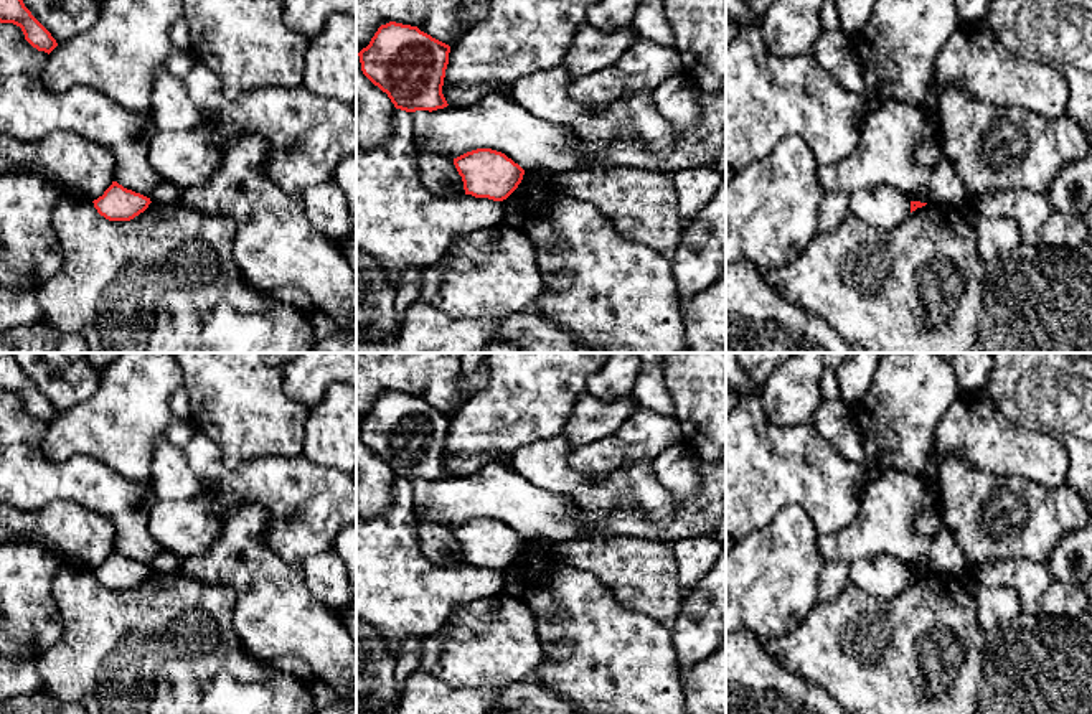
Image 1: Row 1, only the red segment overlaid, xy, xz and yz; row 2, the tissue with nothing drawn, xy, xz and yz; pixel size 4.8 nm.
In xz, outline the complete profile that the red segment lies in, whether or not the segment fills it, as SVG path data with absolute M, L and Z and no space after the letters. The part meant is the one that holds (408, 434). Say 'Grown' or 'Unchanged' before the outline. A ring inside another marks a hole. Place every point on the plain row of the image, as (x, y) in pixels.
Unchanged. M381 394L358 425L363 444L406 481L447 477L442 463L450 416L417 396Z

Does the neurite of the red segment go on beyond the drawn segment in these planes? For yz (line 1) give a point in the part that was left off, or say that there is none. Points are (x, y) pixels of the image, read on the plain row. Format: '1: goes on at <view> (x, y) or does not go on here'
1: does not go on here

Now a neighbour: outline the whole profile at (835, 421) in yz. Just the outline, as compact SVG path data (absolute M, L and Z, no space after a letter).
M843 399L825 401L815 412L813 427L828 439L846 458L869 465L853 406Z

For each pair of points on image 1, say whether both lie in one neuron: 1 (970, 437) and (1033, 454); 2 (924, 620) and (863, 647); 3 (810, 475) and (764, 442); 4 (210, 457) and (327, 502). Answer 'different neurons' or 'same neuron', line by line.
1: same neuron
2: same neuron
3: same neuron
4: same neuron

